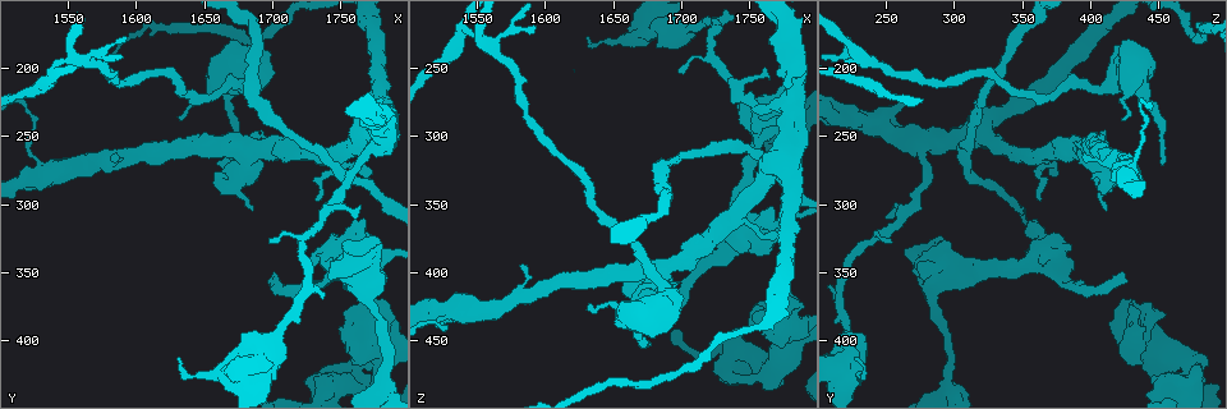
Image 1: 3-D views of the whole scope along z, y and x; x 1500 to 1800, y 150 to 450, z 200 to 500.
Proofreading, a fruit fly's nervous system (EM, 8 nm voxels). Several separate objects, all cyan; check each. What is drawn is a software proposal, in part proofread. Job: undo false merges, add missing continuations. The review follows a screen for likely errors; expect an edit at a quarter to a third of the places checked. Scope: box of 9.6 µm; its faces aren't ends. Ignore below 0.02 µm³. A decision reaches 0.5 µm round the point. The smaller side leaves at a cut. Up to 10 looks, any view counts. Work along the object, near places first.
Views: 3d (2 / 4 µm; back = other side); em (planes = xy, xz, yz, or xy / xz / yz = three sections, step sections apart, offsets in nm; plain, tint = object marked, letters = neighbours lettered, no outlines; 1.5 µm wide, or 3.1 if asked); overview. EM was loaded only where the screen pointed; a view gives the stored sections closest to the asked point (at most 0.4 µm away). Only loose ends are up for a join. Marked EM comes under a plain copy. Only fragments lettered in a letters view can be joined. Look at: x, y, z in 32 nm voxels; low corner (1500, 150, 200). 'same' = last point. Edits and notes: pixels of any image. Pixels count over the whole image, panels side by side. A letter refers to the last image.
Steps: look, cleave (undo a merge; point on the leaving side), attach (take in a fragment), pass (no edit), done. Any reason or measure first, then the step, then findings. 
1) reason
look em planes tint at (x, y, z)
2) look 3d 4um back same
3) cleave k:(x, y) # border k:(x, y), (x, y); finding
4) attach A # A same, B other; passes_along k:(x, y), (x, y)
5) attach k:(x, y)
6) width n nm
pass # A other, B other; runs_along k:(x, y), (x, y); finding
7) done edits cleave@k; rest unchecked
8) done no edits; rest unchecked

three arms meet
look 3d 2um at (1768, 262, 278)

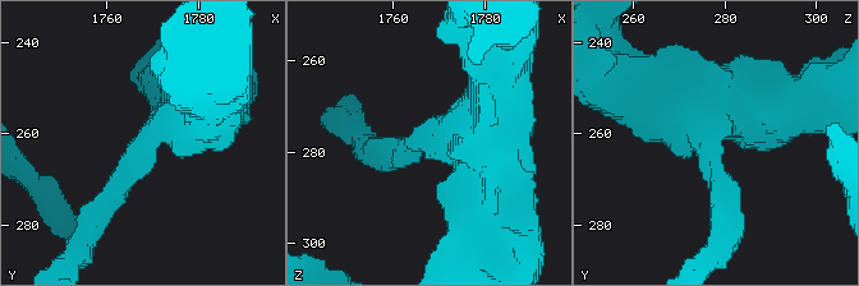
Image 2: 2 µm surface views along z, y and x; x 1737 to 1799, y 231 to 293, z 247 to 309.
look em xy step 4 tint at (1768, 262, 277)

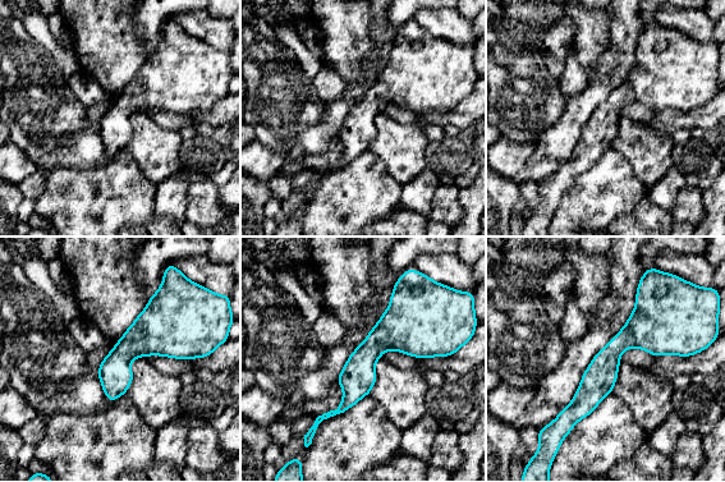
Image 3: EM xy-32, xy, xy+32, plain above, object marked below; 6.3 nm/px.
look em planes letters same

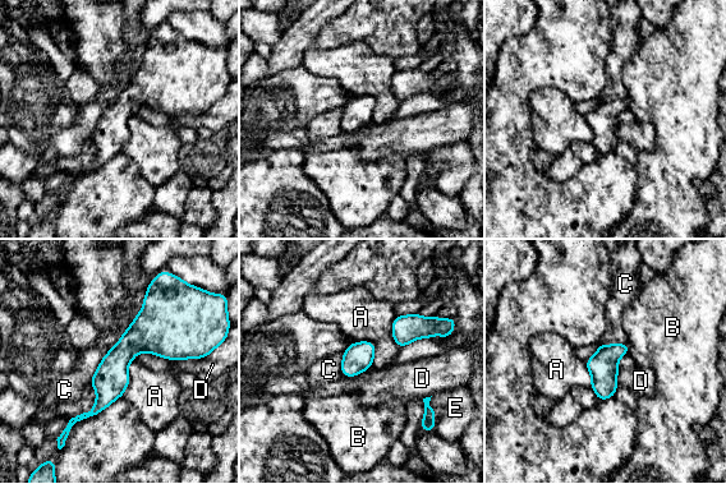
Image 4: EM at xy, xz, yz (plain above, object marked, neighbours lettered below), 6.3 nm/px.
arms 3; arm_widths 190, 420, 460 nm
pass # A other, B other, C other, D other, E other; one neuron here

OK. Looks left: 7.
thin end
look 3d 2um back at (1772, 278, 374)

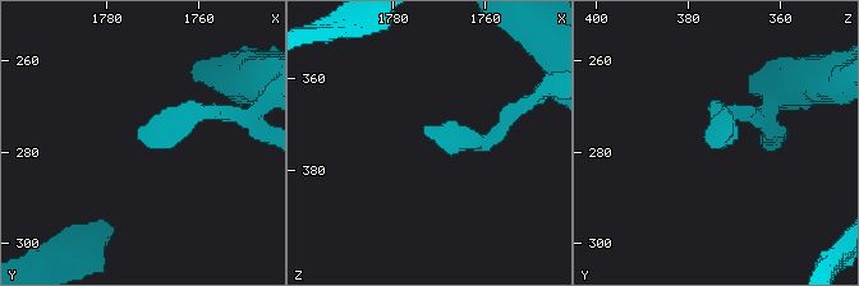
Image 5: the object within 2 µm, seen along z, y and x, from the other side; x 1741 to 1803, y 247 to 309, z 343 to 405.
shape alone is not enough
look em planes letters at (1772, 277, 373)

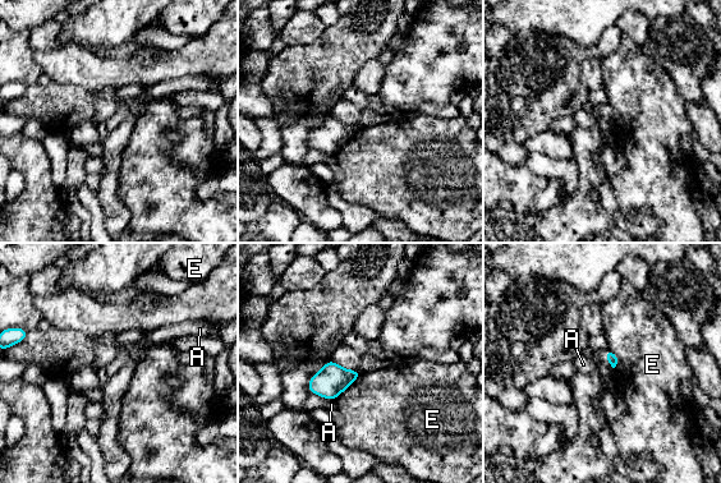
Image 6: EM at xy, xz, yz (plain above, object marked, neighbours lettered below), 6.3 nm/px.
pass # A other, E other; border 6:(362, 372), (334, 399); no lettered fragment goes on from it

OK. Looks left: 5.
stops while still wide
look em 3.1um planes letters at (1658, 288, 412)

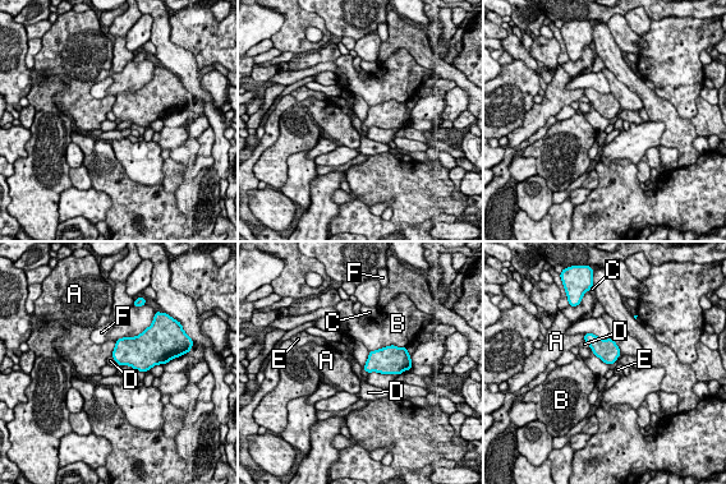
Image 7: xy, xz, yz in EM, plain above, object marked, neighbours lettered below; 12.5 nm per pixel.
pass # A other, B other, C other, D other, E other, F other; border 7:(584, 340), (593, 351); none of them fits

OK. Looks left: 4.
end of a long branch
look em yz step 8 tint at (1696, 356, 426)

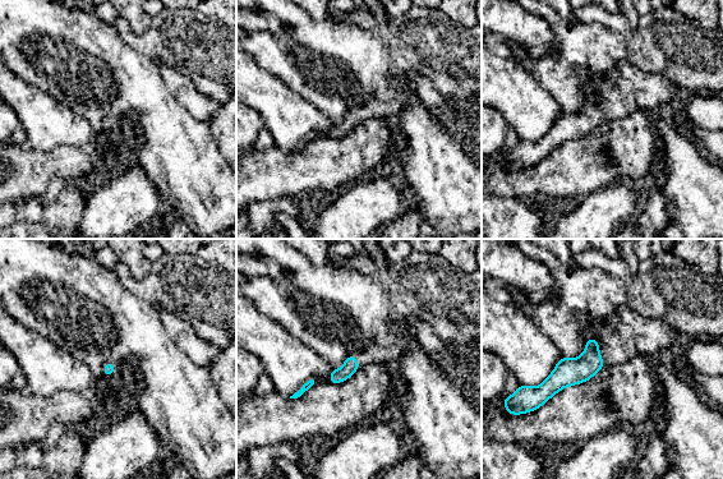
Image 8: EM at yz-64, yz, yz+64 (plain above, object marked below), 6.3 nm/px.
look em xz step 4 letters same

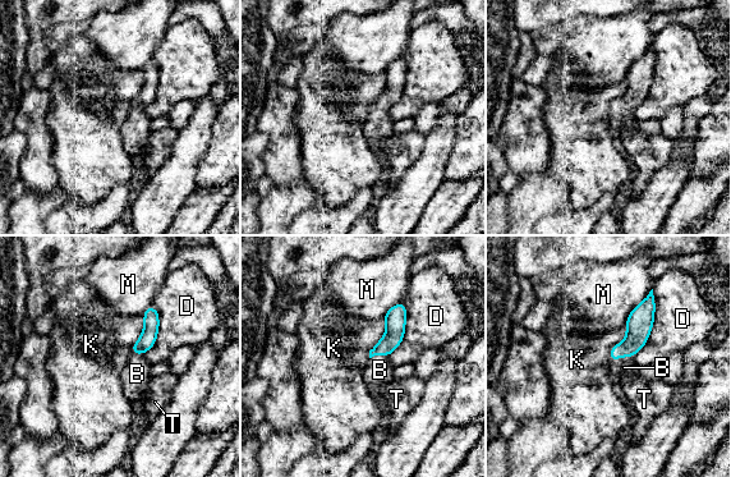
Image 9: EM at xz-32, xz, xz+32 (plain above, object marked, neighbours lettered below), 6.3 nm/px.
attach B # B same, D other, K other, M other, T other; passes_along 9:(639, 324), (621, 356), (624, 367); the neuron continues

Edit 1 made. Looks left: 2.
done edits attach@9; rest unchecked

